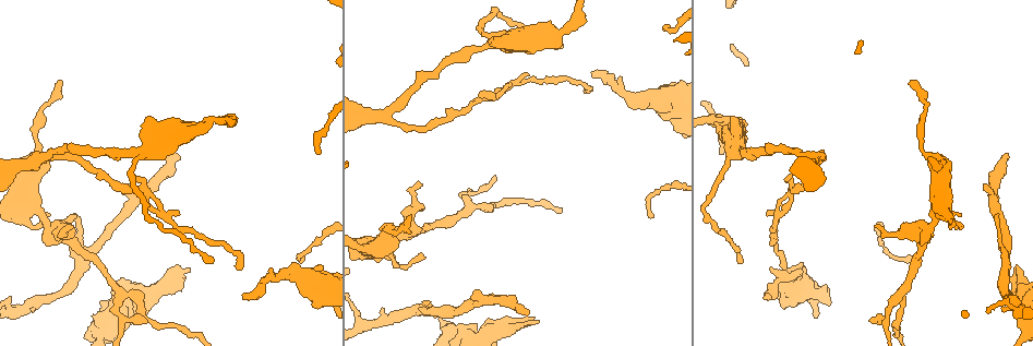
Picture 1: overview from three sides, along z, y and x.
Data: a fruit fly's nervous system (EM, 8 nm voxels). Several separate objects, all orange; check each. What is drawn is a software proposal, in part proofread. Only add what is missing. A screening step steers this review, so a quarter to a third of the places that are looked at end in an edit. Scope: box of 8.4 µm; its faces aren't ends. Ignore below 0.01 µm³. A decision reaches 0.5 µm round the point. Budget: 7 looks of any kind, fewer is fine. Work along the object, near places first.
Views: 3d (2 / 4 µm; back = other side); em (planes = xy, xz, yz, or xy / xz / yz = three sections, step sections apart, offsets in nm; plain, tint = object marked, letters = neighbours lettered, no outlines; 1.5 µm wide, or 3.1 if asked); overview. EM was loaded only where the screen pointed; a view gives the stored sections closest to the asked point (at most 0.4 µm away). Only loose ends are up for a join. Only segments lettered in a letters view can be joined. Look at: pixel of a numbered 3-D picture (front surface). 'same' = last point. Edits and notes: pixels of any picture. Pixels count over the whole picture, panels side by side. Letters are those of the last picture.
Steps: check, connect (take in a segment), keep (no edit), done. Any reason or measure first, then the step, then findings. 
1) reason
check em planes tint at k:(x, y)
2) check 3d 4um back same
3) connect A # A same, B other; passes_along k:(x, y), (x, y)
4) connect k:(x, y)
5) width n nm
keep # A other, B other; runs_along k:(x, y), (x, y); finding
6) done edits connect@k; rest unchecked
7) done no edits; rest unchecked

free end
check 3d 2um at 1:(768, 295)

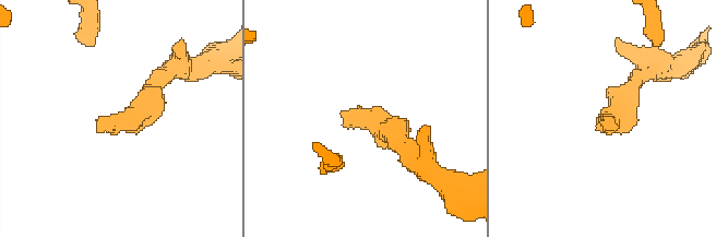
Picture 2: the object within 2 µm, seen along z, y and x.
shape alone is not enough
check em xy step 4 letters at 2:(343, 120)

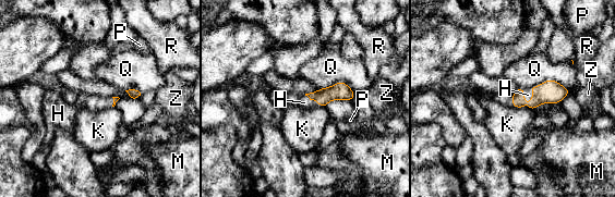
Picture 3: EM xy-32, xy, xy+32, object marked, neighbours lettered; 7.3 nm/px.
check em planes letters same

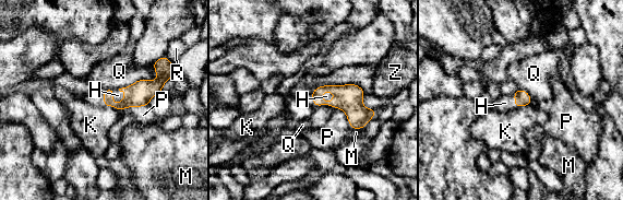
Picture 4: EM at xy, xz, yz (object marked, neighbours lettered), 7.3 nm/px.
connect H # H same, K other, M other, P other, Q other, R other, Z other; passes_along 4:(140, 93), (124, 100), (118, 95); it goes on there

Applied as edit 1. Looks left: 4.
redraw
check overview

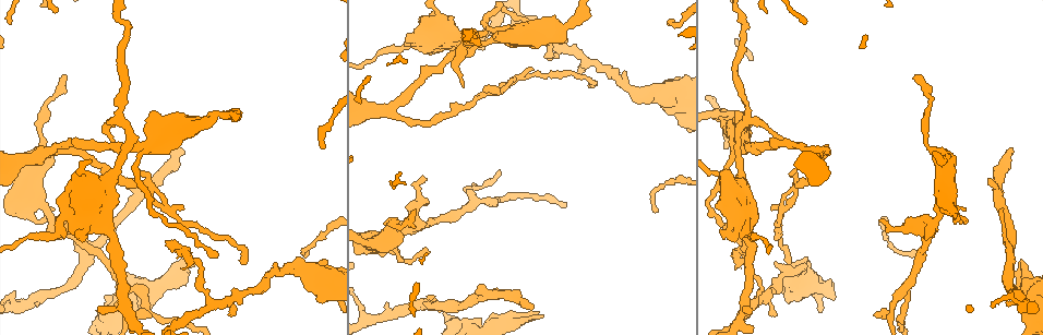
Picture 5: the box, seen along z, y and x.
branch stops here
check 3d 4um at 5:(1018, 262)

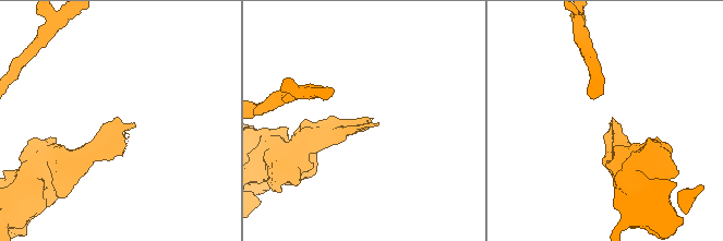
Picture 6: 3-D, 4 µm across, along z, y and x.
check em yz step 8 tint at 6:(610, 123)

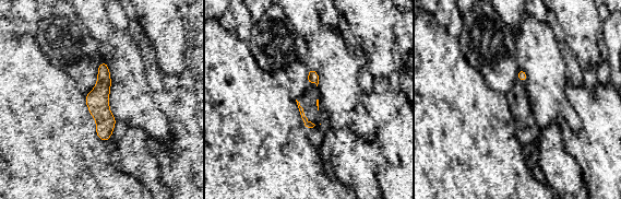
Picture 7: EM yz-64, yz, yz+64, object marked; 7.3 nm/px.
cut it another way
check em planes letters same

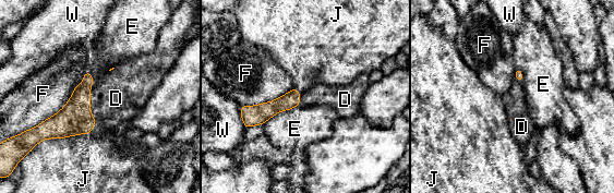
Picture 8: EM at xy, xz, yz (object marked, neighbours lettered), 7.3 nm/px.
connect D # D same, E other, F other, J other, W other; it goes on there

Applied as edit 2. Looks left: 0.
done edits connect@4, connect@8; rest unchecked

